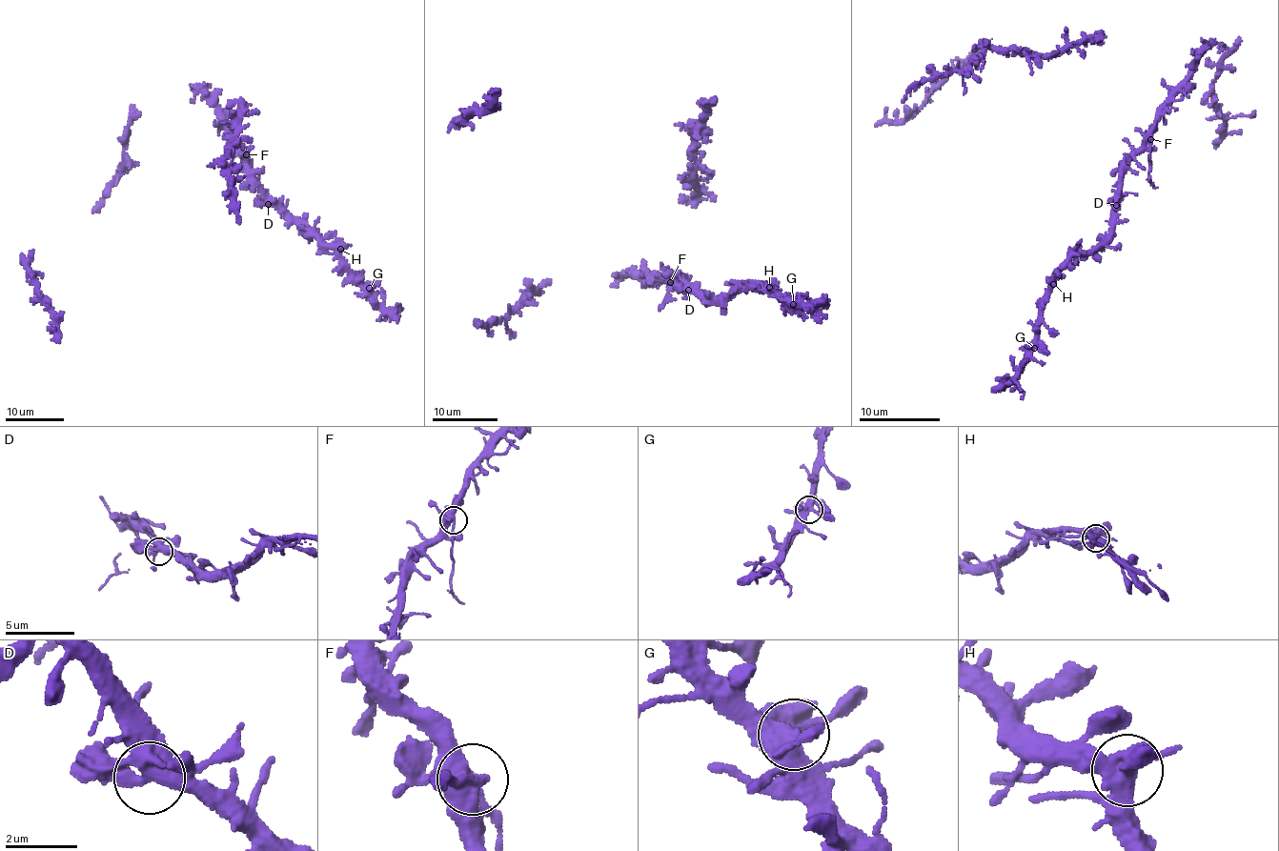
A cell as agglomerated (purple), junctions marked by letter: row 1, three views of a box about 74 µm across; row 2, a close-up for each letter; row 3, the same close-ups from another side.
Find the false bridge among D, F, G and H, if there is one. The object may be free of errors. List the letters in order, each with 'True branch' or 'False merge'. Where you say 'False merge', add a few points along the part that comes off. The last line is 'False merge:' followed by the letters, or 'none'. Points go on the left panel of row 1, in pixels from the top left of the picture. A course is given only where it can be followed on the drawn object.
D: True branch
F: False merge. Course of the part to remove: (247, 154), (251, 164), (248, 171), (251, 184), (248, 186)
G: True branch
H: True branch
False merge: F

